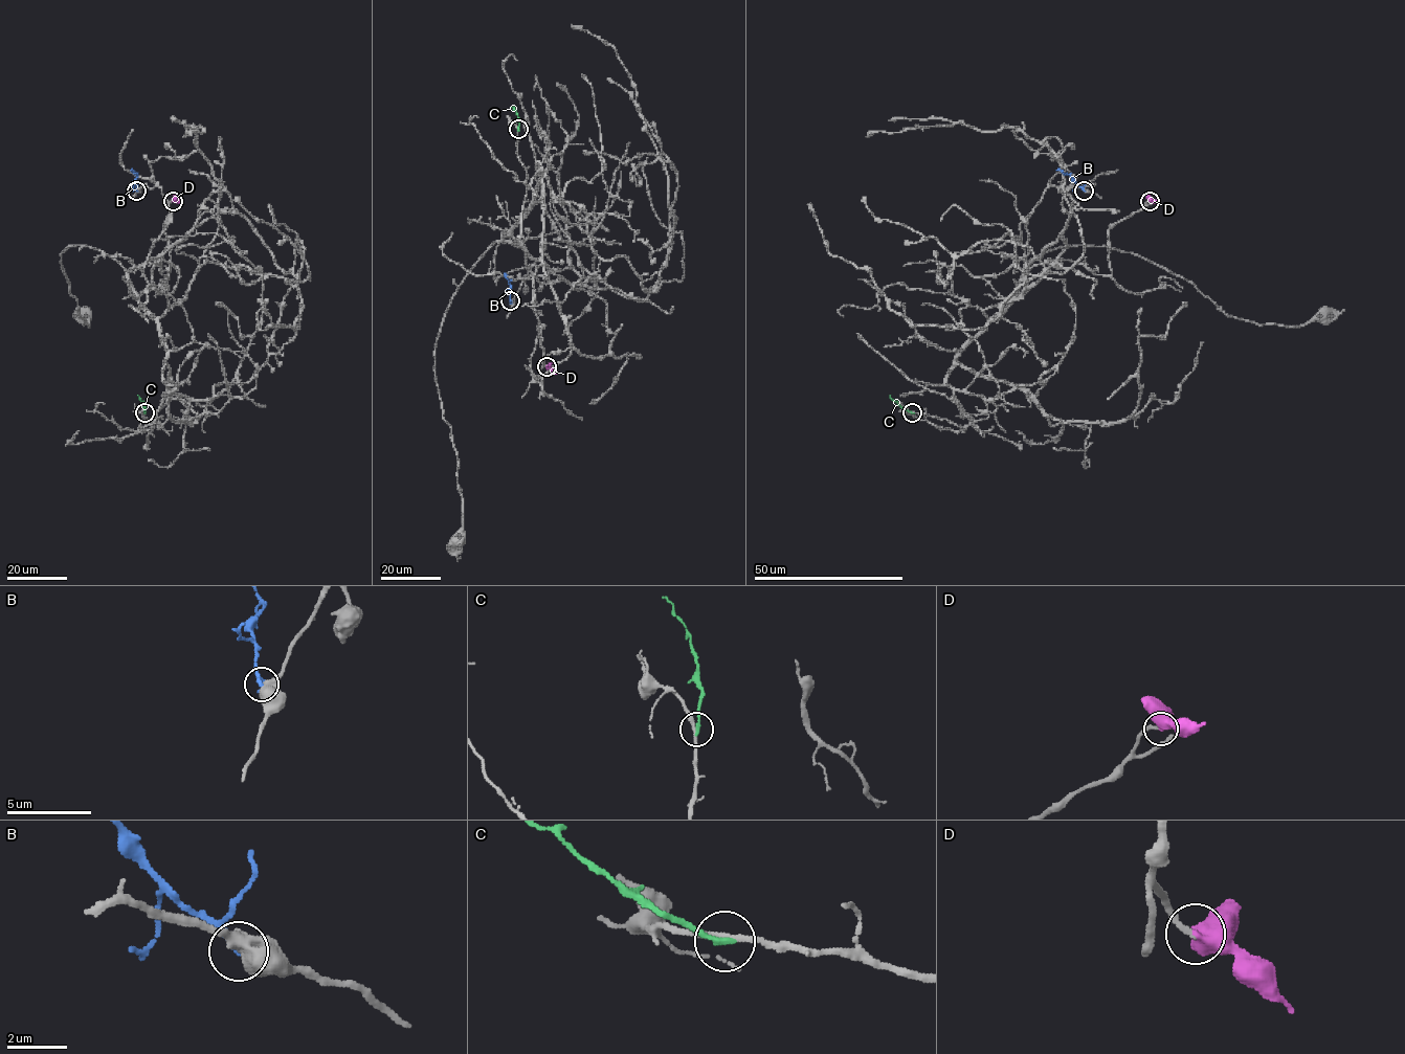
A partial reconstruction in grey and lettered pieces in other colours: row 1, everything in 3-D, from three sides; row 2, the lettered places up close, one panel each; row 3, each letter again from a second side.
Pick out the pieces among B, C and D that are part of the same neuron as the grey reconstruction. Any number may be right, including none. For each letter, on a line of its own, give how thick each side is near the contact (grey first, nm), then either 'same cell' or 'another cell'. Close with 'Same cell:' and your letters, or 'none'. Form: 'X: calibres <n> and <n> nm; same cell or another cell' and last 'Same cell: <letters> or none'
B: calibres 600 and 220 nm; another cell
C: calibres 200 and 200 nm; another cell
D: calibres 200 and 550 nm; same cell
Same cell: D

